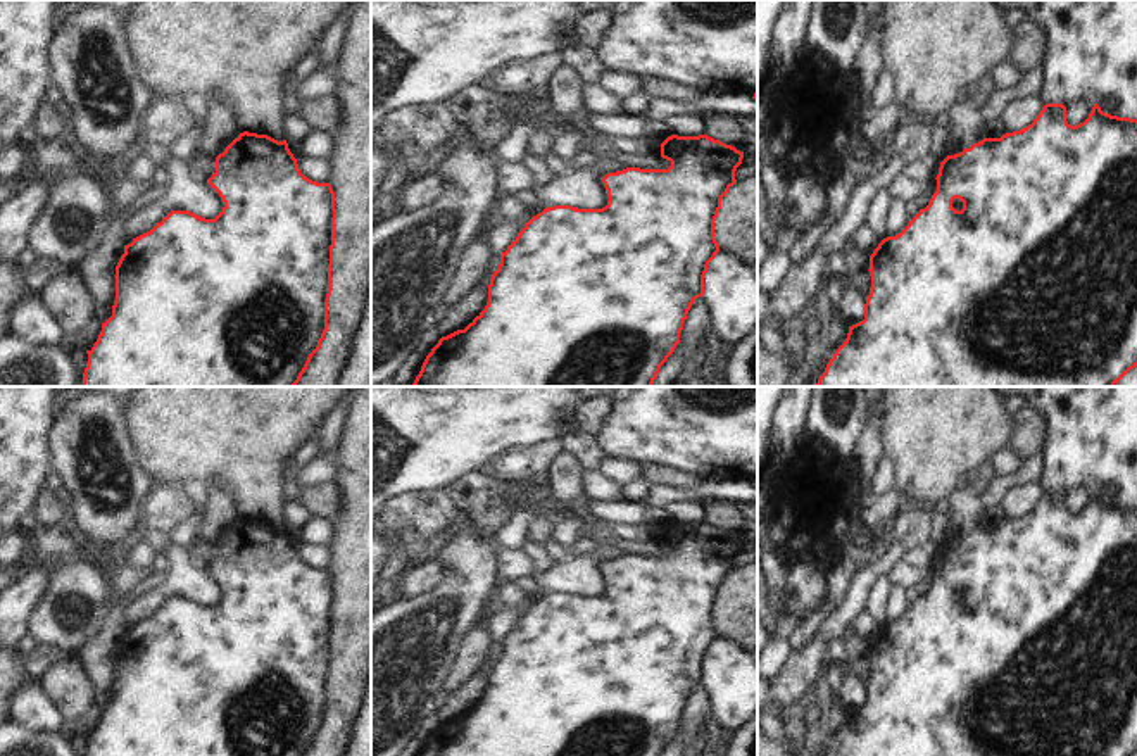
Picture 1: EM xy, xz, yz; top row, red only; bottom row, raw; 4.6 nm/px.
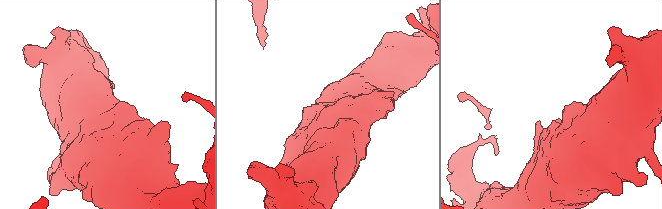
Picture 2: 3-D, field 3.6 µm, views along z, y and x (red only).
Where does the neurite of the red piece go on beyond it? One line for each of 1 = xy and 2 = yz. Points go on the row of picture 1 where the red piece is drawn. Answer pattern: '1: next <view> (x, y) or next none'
1: next none
2: next none

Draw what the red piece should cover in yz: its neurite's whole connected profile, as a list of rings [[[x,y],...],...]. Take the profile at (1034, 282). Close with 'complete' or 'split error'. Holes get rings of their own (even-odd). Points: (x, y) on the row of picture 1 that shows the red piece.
[[[1046,104],[1032,124],[1001,138],[983,138],[959,154],[947,155],[939,167],[937,192],[930,204],[908,223],[895,236],[883,238],[870,255],[871,288],[864,304],[864,319],[849,326],[845,342],[828,361],[816,387],[1115,387],[1130,369],[1137,366],[1137,119],[1118,117],[1101,110],[1094,104],[1089,117],[1071,126],[1066,121],[1063,104]]] | complete

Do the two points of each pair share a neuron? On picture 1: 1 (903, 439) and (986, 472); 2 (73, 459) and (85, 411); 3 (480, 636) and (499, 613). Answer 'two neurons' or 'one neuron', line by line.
1: two neurons
2: one neuron
3: two neurons

